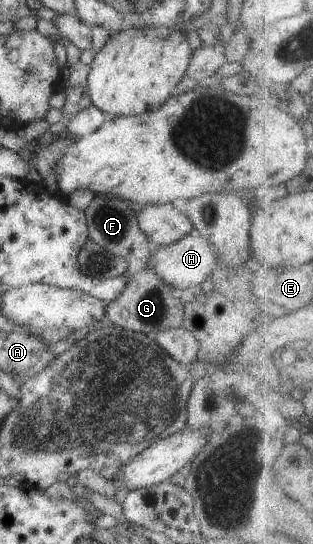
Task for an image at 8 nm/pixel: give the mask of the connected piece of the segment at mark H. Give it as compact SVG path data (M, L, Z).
M192 232L170 245L157 248L149 257L147 264L151 265L153 272L157 273L164 283L181 292L190 286L200 286L202 281L214 271L218 261L219 258L211 243L196 232Z

